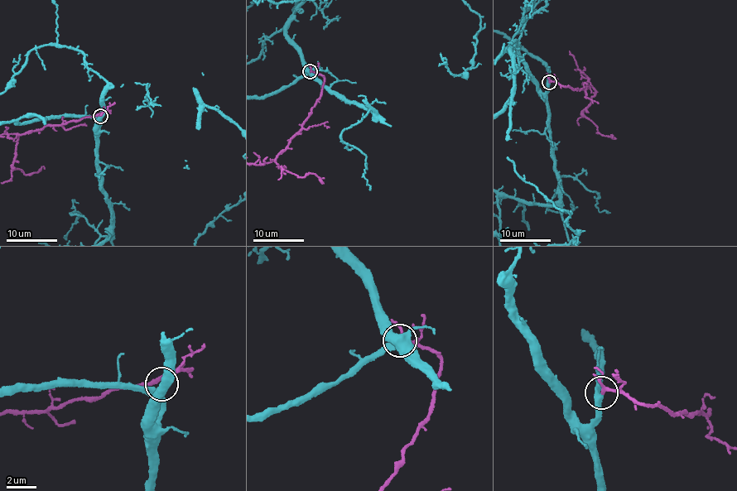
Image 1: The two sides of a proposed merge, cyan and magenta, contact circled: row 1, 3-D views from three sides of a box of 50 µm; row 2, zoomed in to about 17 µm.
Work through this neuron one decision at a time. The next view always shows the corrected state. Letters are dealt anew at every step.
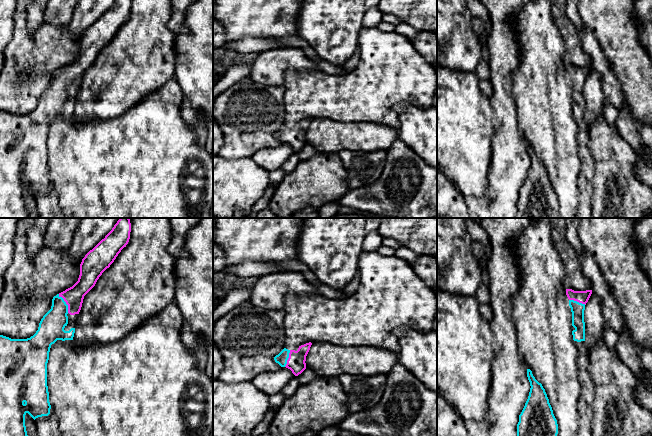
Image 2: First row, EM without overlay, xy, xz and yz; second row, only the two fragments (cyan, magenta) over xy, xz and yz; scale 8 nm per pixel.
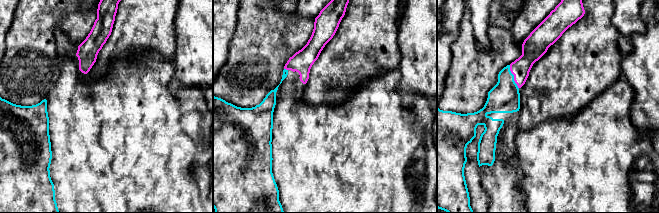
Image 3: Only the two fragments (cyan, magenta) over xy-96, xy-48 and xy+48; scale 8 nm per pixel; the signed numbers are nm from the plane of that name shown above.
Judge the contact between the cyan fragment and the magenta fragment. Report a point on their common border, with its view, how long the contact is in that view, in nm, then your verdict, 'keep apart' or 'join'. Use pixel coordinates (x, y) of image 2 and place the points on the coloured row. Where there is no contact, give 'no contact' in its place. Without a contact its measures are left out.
meets cyan in xy at (65, 303); contact 170 nm long; join

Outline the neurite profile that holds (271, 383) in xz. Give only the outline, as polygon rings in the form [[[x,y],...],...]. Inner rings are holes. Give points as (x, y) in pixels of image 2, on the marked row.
[[[281,367],[276,372],[264,372],[256,375],[251,381],[268,396],[281,392],[282,388],[294,377],[292,371]]]

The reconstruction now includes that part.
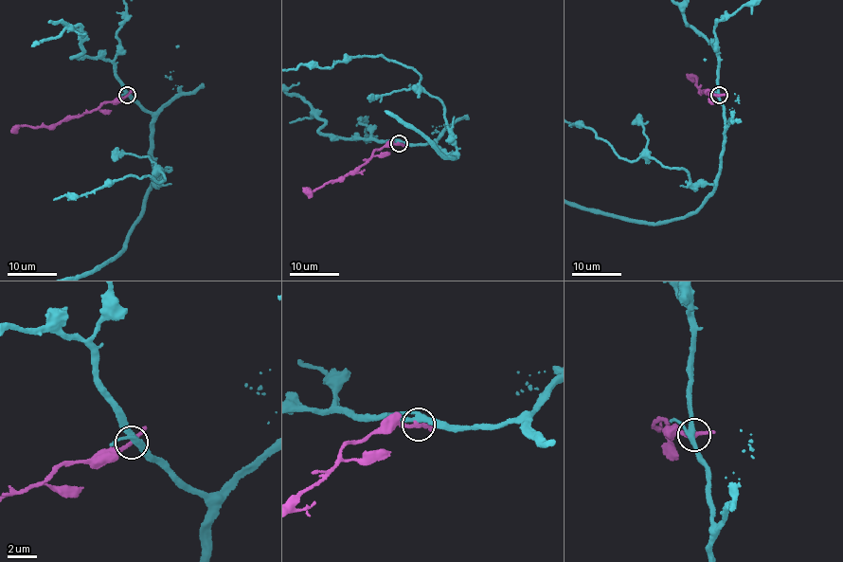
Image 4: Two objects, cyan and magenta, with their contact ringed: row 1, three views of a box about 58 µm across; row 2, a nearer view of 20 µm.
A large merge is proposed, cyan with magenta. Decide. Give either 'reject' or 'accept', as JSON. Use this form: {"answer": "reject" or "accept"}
{"answer": "reject"}

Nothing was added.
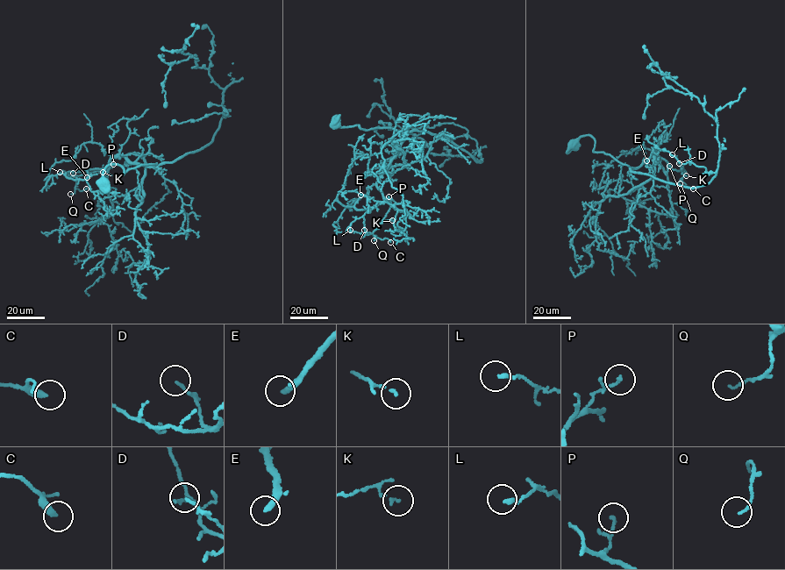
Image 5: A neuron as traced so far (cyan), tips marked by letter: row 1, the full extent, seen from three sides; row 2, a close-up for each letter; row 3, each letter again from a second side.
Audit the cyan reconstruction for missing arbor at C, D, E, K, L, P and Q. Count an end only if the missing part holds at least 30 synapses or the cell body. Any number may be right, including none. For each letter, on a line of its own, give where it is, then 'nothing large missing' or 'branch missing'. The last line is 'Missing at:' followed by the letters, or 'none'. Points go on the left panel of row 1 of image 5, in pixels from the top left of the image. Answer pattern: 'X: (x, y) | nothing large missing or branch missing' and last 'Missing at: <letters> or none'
C: (86, 188) | nothing large missing
D: (73, 173) | nothing large missing
E: (87, 177) | branch missing
K: (103, 172) | nothing large missing
L: (60, 172) | nothing large missing
P: (113, 164) | nothing large missing
Q: (70, 194) | nothing large missing
Missing at: E

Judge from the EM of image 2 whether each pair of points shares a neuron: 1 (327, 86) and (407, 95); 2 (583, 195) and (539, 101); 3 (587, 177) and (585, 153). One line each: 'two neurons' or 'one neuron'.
1: one neuron
2: two neurons
3: one neuron

